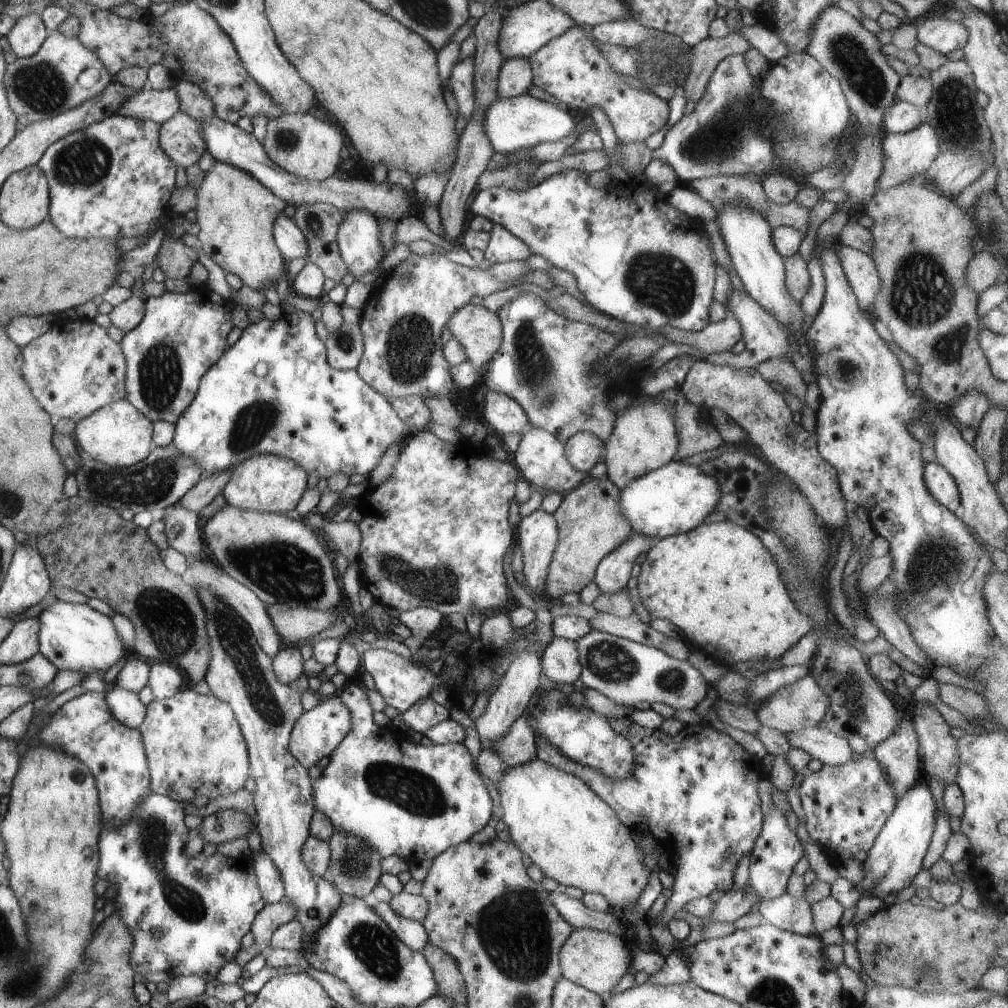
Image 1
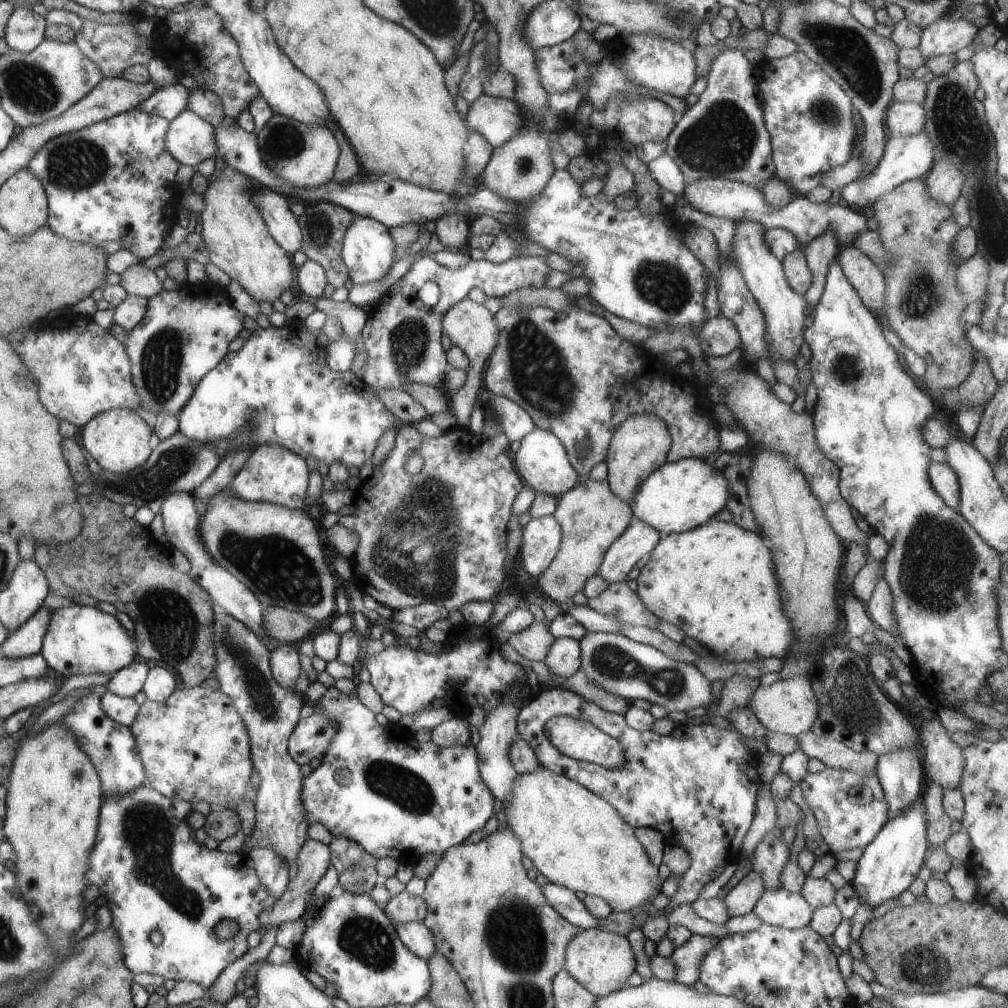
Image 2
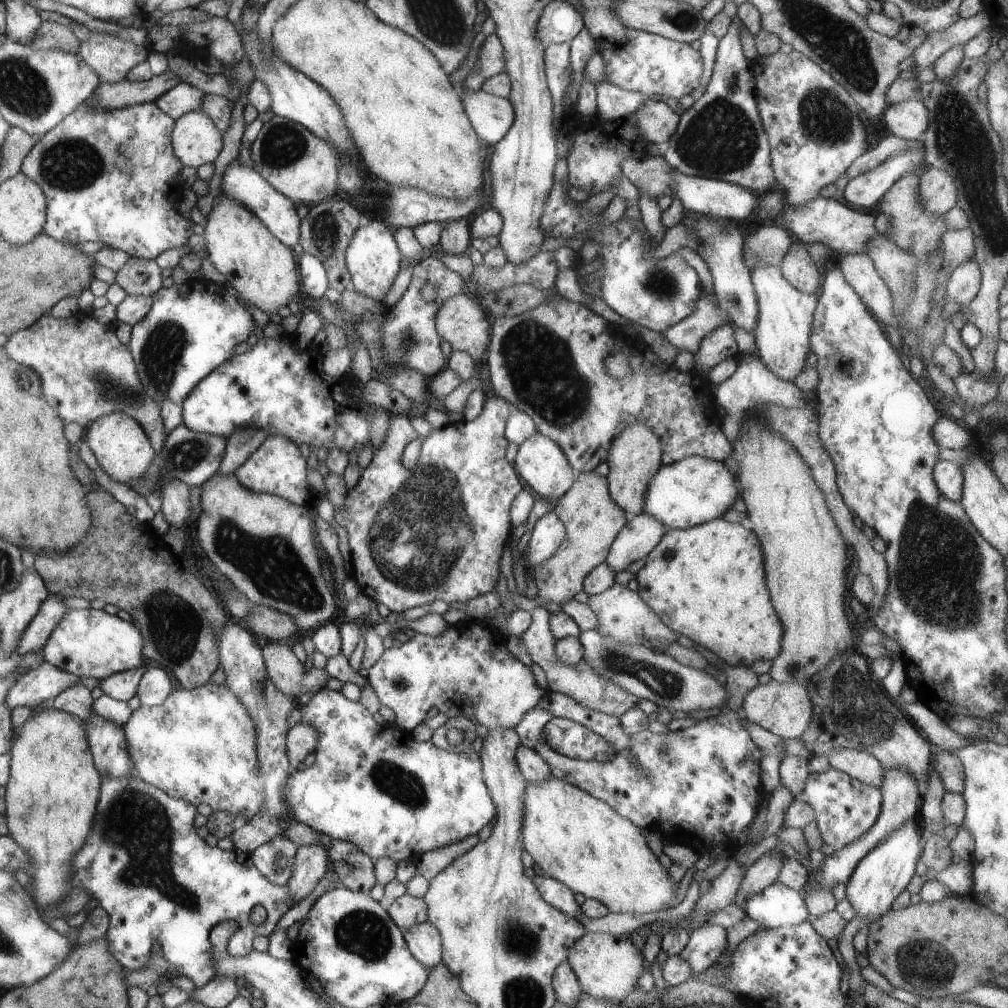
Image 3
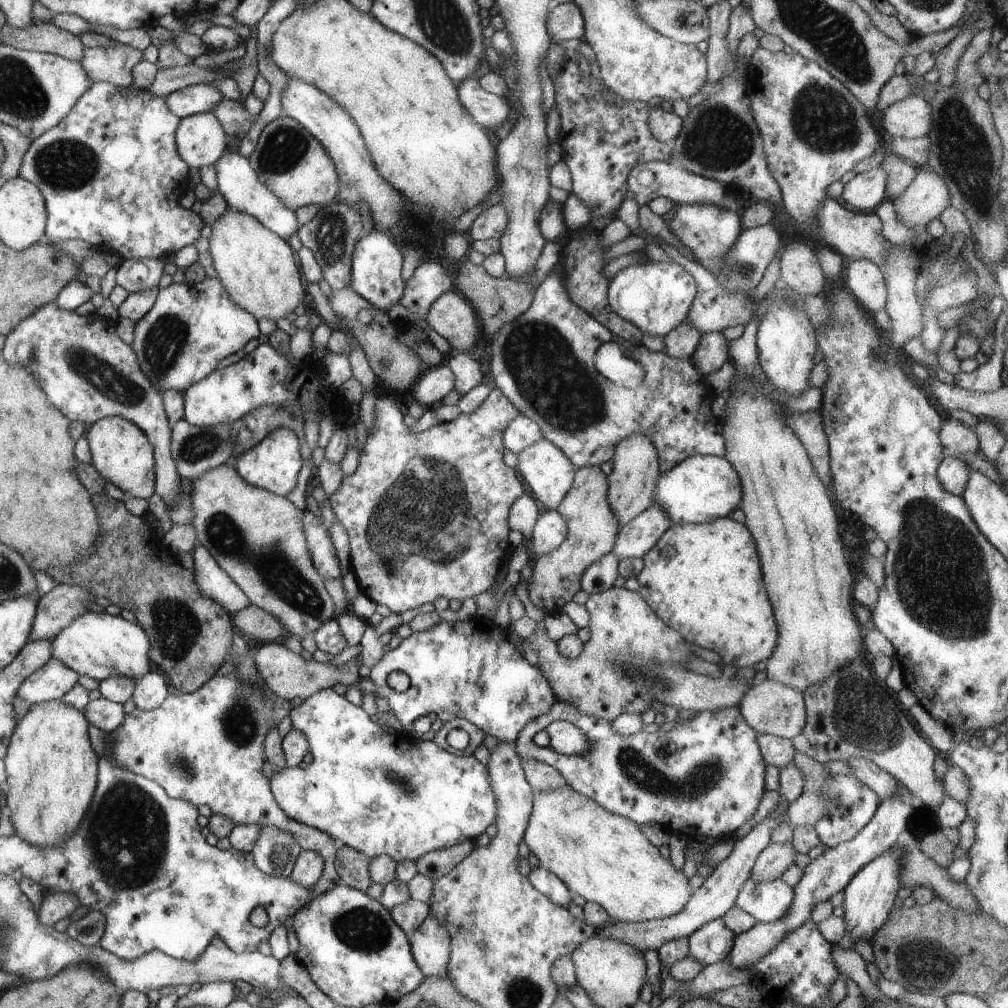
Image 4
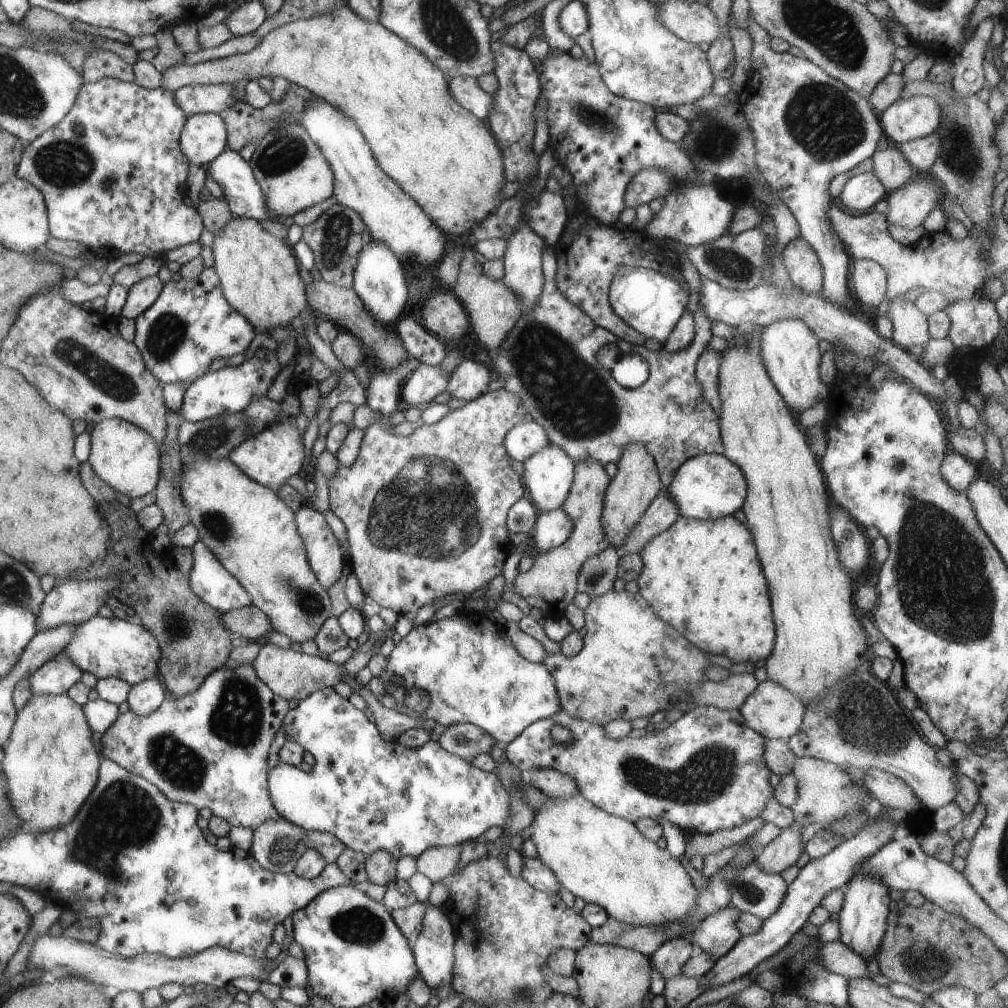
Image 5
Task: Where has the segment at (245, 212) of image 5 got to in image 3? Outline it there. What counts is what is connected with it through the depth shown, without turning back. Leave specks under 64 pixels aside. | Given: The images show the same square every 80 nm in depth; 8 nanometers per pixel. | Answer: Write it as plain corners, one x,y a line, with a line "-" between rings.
235,159
222,176
221,190
226,196
234,198
236,202
242,202
242,206
256,213
262,224
286,248
292,249
300,242
301,219
297,214
297,206
270,186
254,168
242,162
236,162

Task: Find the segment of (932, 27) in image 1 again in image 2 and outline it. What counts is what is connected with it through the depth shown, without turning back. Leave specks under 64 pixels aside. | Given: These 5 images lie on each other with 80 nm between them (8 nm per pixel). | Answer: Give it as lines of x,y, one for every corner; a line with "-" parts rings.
938,18
934,24
922,28
918,50
924,61
932,56
950,55
972,44
978,32
979,29
964,18

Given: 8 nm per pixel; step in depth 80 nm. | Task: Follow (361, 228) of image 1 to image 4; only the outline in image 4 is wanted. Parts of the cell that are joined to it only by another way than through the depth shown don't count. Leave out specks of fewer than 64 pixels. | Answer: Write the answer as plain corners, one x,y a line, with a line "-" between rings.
374,228
369,234
360,238
352,250
350,288
378,310
388,313
392,306
400,303
400,298
404,294
402,266
403,255
400,246
386,232

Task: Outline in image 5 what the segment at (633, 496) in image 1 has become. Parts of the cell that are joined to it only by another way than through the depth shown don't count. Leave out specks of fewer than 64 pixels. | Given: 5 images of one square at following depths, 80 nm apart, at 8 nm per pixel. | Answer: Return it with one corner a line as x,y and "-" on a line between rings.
713,453
686,460
663,489
674,500
680,516
704,521
733,516
742,509
747,496
746,478
742,470
726,456

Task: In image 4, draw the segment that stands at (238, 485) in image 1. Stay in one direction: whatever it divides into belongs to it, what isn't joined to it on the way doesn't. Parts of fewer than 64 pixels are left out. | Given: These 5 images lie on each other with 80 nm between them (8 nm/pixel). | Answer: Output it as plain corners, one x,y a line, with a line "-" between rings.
276,428
270,432
258,446
240,454
231,460
232,466
249,484
265,489
278,496
286,497
298,484
298,475
302,470
303,459
300,454
298,436
288,428

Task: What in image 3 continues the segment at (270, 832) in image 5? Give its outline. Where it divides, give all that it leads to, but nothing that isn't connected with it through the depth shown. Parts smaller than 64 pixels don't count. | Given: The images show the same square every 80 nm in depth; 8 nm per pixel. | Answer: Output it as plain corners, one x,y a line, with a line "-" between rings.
278,836
272,842
253,846
252,863
273,884
286,886
292,876
293,862
298,848
292,840

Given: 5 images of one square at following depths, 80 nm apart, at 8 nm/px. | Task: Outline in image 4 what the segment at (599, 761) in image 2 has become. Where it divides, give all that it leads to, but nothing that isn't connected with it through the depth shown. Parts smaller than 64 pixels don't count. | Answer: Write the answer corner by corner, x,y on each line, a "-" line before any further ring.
556,720
543,730
546,730
550,737
550,747
562,755
582,756
592,748
588,736
570,722

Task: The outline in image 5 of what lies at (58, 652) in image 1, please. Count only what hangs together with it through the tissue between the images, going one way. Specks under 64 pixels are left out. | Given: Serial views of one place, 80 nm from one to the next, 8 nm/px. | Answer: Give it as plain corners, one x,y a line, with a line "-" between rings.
98,614
87,622
76,625
76,632
68,646
62,650
70,660
82,669
93,674
98,680
115,677
134,687
146,678
158,674
158,660
161,656
161,644
144,626
130,624
126,619
100,618

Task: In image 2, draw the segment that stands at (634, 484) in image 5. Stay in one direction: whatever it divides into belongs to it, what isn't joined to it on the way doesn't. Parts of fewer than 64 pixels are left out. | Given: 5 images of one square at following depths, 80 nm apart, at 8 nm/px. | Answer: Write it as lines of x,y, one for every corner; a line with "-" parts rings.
656,414
628,416
614,432
604,461
608,466
607,482
614,495
630,505
638,486
652,472
667,463
670,448
672,448
672,436
668,432
668,426
660,420
660,416

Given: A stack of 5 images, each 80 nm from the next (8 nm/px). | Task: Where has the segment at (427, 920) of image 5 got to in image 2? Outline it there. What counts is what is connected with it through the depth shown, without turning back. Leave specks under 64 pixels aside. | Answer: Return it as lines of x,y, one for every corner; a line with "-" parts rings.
392,922
392,924
400,941
419,958
428,961
428,958
437,952
434,936
423,923
406,922
404,924
402,922
400,924
400,922

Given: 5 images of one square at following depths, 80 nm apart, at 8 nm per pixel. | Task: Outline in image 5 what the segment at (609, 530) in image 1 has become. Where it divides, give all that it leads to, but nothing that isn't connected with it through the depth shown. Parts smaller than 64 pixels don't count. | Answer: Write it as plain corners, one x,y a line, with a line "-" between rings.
582,460
576,464
570,493
561,507
572,520
570,538
553,550
538,552
533,558
532,568
523,574
519,573
512,582
514,590
526,601
526,604
541,610
545,617
559,617
564,614
566,606
574,601
574,596
578,593
577,580
582,564
588,558
612,547
602,528
604,494
610,482
611,478
600,462

